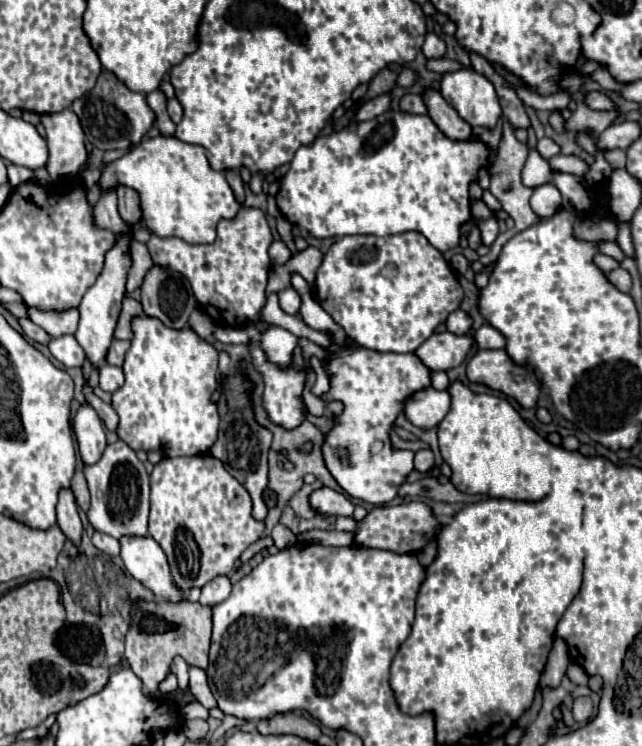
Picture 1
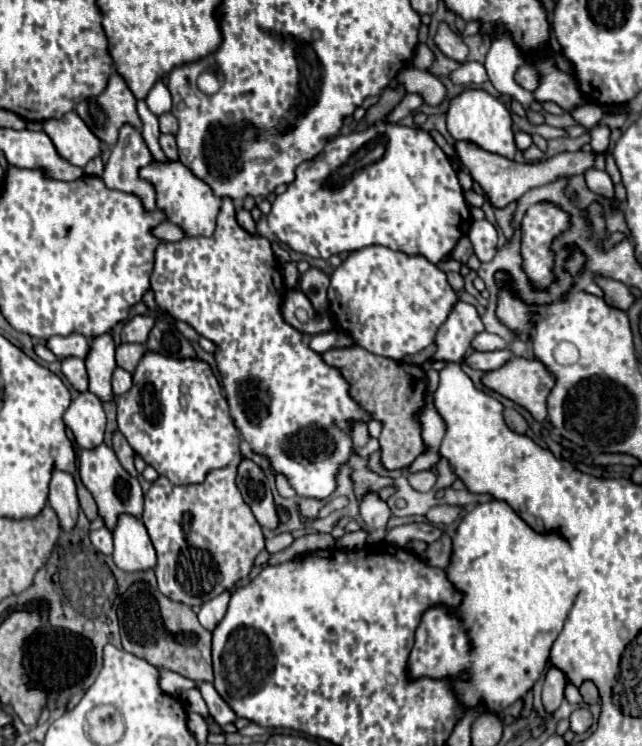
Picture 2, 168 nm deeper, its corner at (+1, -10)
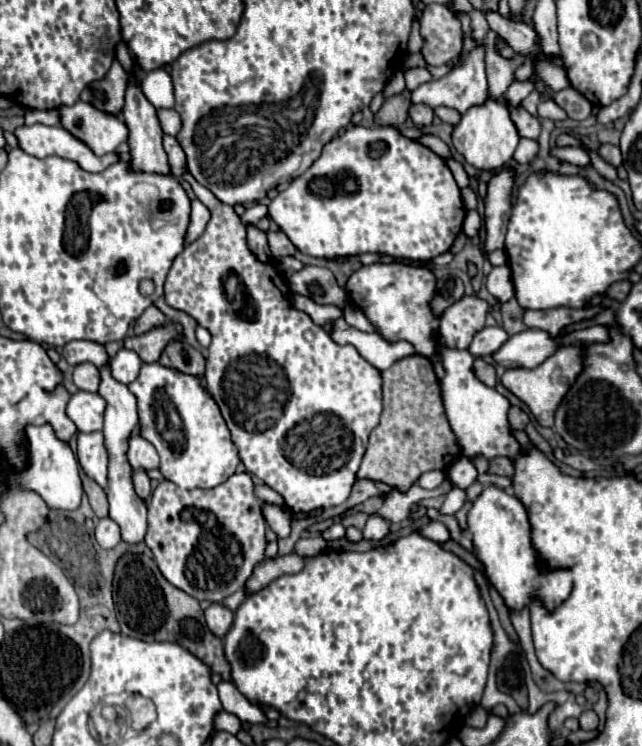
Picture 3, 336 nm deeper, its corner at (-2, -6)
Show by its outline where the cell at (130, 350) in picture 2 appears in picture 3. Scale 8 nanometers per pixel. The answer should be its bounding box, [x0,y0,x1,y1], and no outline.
[125,322,183,364]

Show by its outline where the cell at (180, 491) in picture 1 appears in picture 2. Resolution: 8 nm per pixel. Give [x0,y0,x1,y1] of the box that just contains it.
[142,464,264,606]

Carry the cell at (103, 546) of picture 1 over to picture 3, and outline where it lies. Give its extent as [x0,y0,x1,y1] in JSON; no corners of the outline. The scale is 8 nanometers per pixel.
[95,518,121,548]

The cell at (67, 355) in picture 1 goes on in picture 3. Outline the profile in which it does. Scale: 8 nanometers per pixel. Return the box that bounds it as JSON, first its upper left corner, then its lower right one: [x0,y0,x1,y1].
[73,364,101,392]

